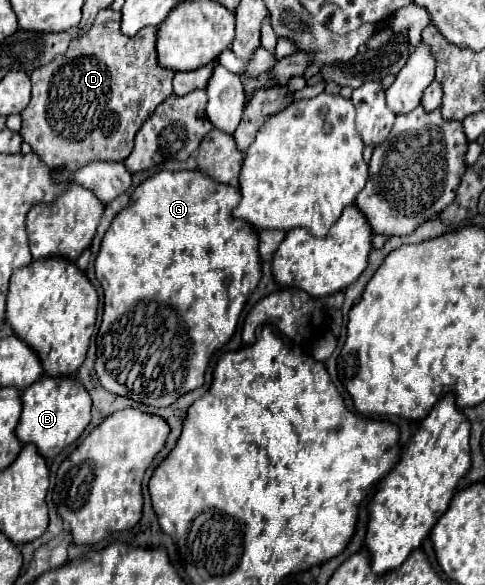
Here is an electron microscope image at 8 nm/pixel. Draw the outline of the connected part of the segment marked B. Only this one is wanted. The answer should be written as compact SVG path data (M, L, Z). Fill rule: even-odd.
M44 375L22 393L22 419L16 435L22 443L34 443L44 459L54 459L68 445L72 445L88 427L92 413L92 397L88 389L72 377Z

